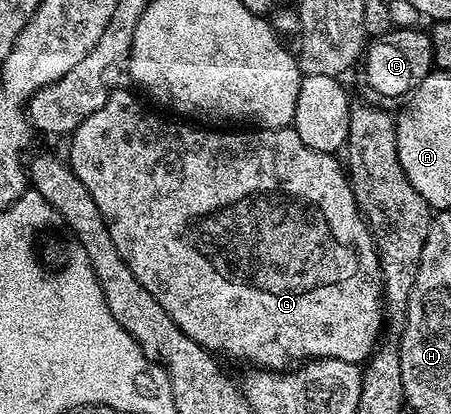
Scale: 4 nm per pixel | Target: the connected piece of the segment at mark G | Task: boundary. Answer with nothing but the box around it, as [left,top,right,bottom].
[66,88,385,370]

